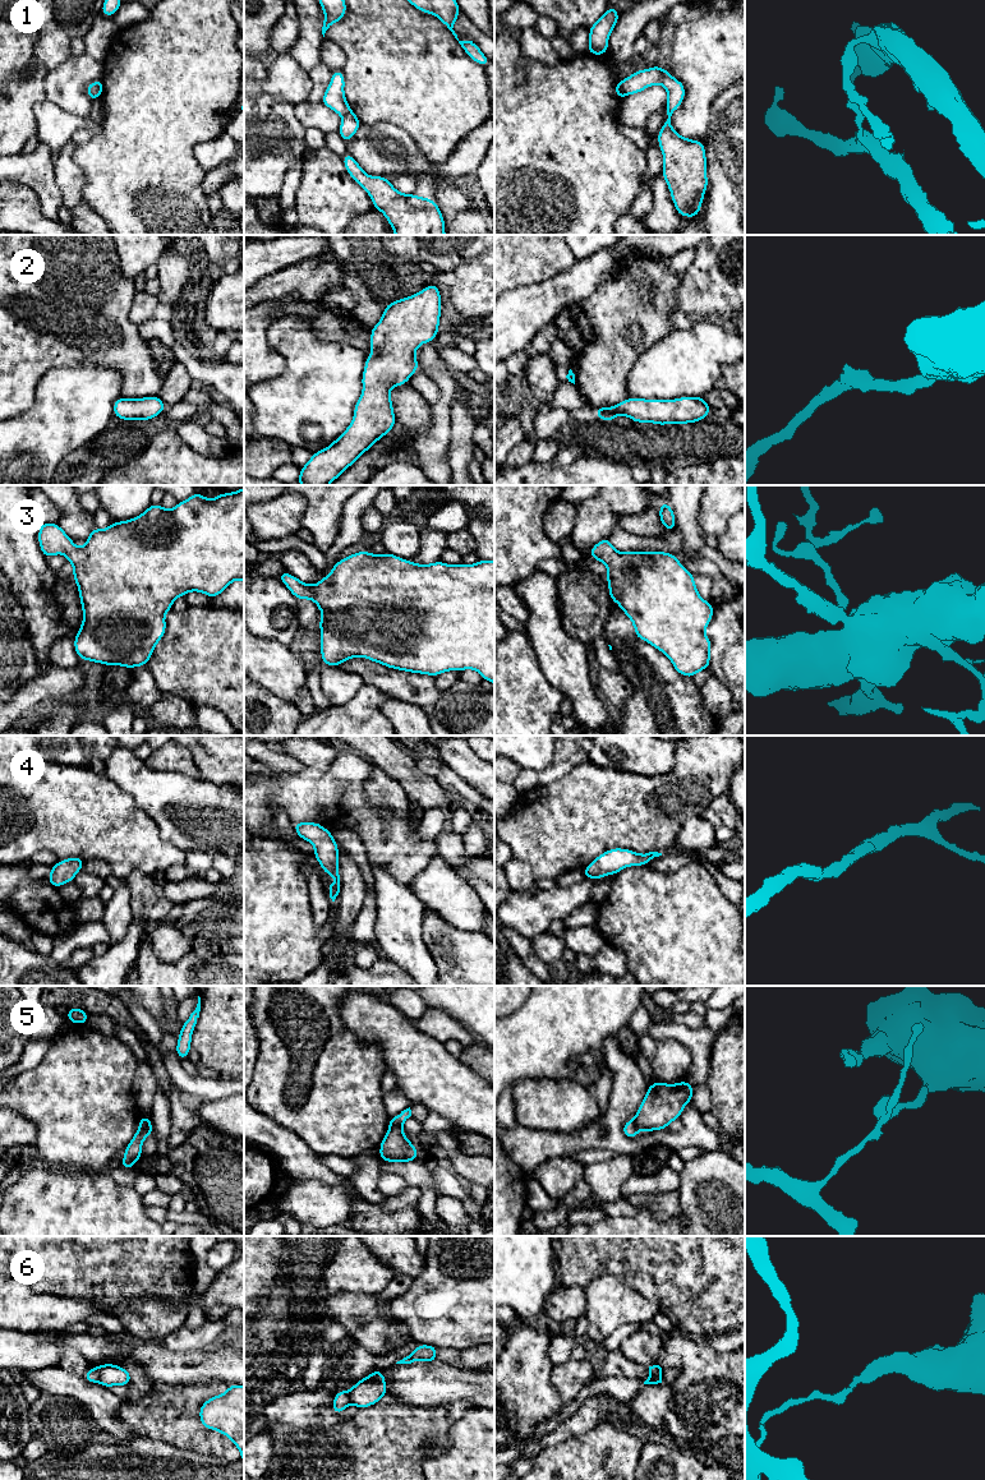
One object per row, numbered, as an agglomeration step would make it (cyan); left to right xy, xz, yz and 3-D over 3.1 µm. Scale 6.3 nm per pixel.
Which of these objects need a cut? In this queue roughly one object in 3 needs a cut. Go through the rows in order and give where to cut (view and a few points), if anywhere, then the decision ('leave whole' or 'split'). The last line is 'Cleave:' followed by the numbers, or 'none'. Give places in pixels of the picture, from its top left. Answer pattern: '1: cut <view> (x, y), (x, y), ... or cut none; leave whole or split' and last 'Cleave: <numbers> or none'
1: cut yz (620, 81), (626, 95); split
2: cut none; leave whole
3: cut none; leave whole
4: cut none; leave whole
5: cut xy (150, 1121), (139, 1125); split
6: cut xy (96, 1368), (99, 1381); split
Cleave: 1, 5, 6

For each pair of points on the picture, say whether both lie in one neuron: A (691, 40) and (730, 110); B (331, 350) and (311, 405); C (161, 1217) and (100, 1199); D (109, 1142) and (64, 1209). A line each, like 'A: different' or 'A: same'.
A: different
B: same
C: different
D: different

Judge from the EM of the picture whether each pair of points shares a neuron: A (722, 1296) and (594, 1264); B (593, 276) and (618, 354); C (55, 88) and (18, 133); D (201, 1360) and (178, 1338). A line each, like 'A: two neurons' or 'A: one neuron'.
A: one neuron
B: two neurons
C: two neurons
D: two neurons

